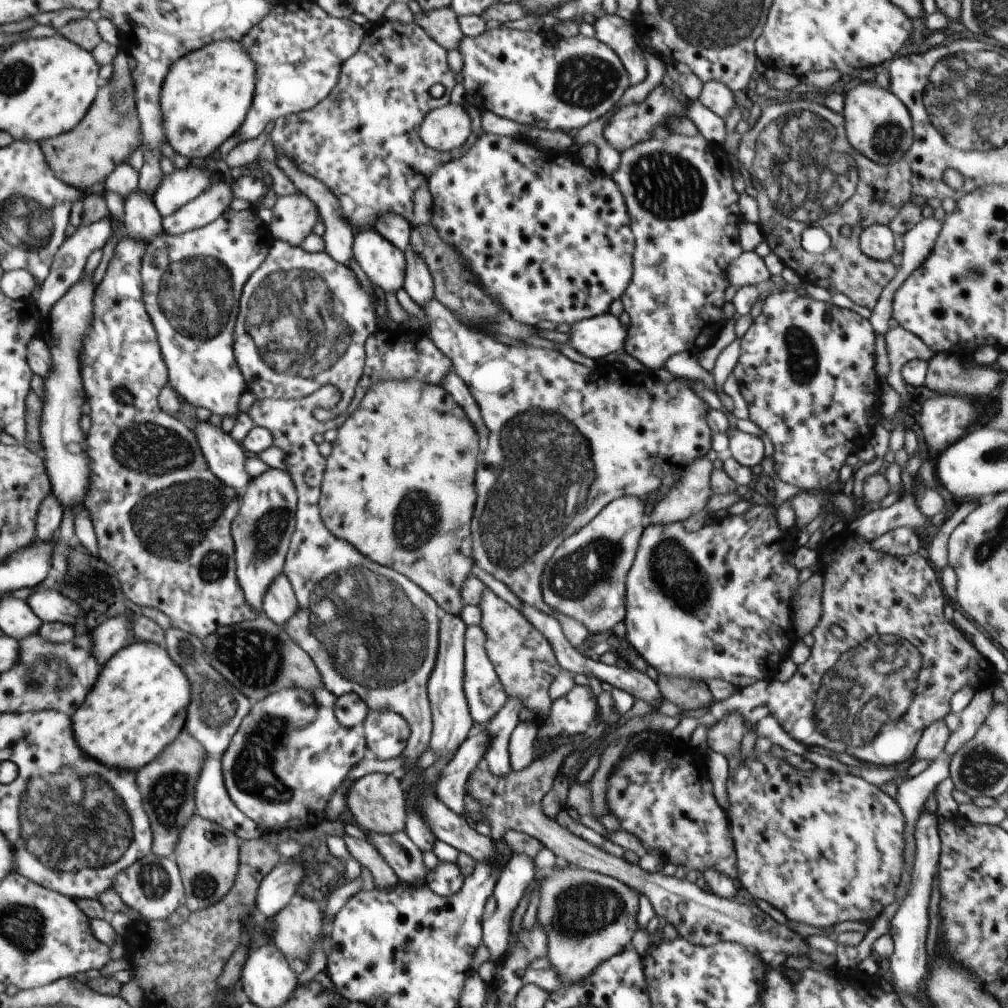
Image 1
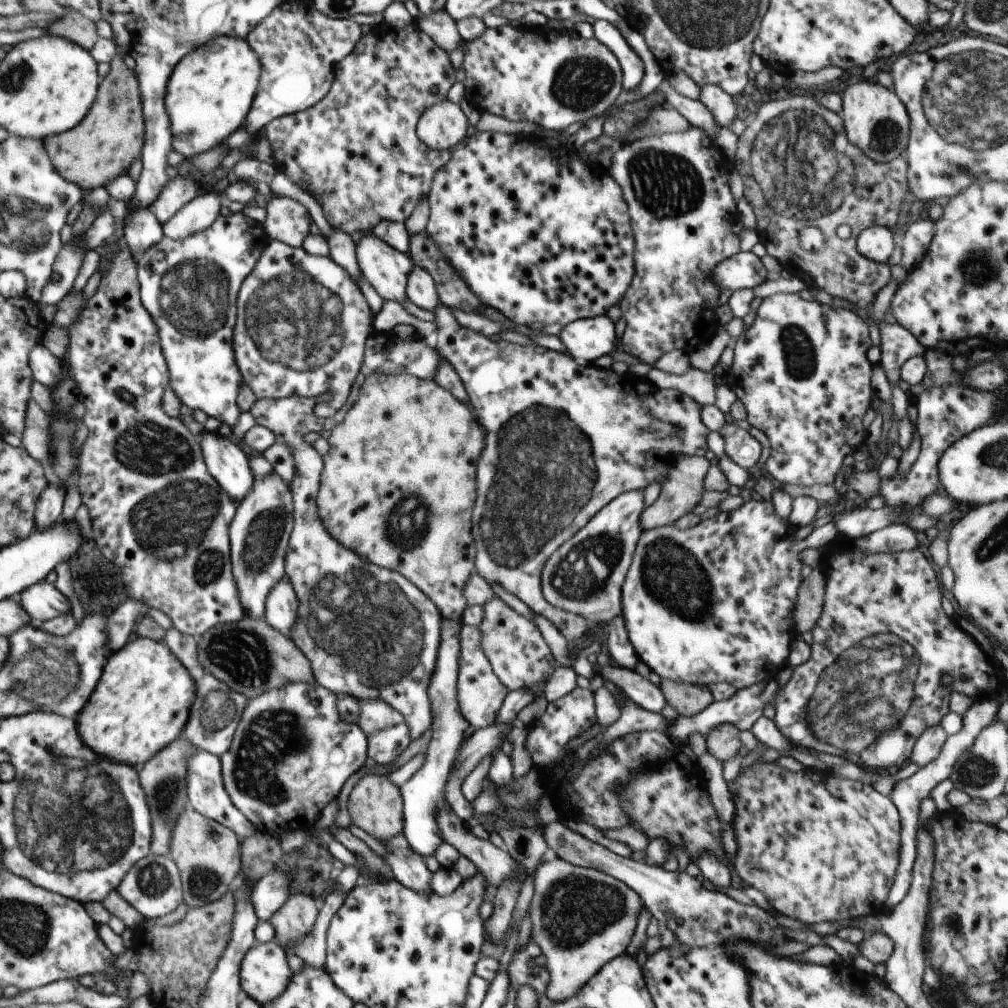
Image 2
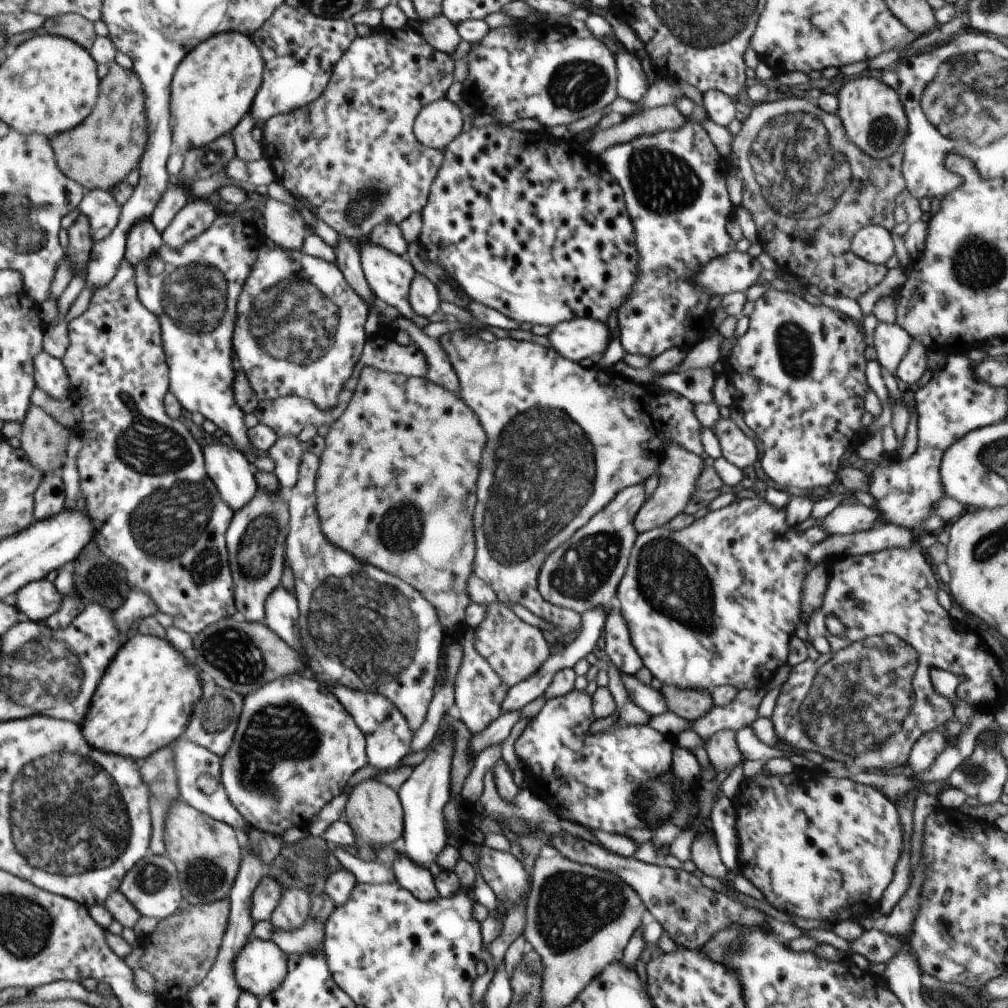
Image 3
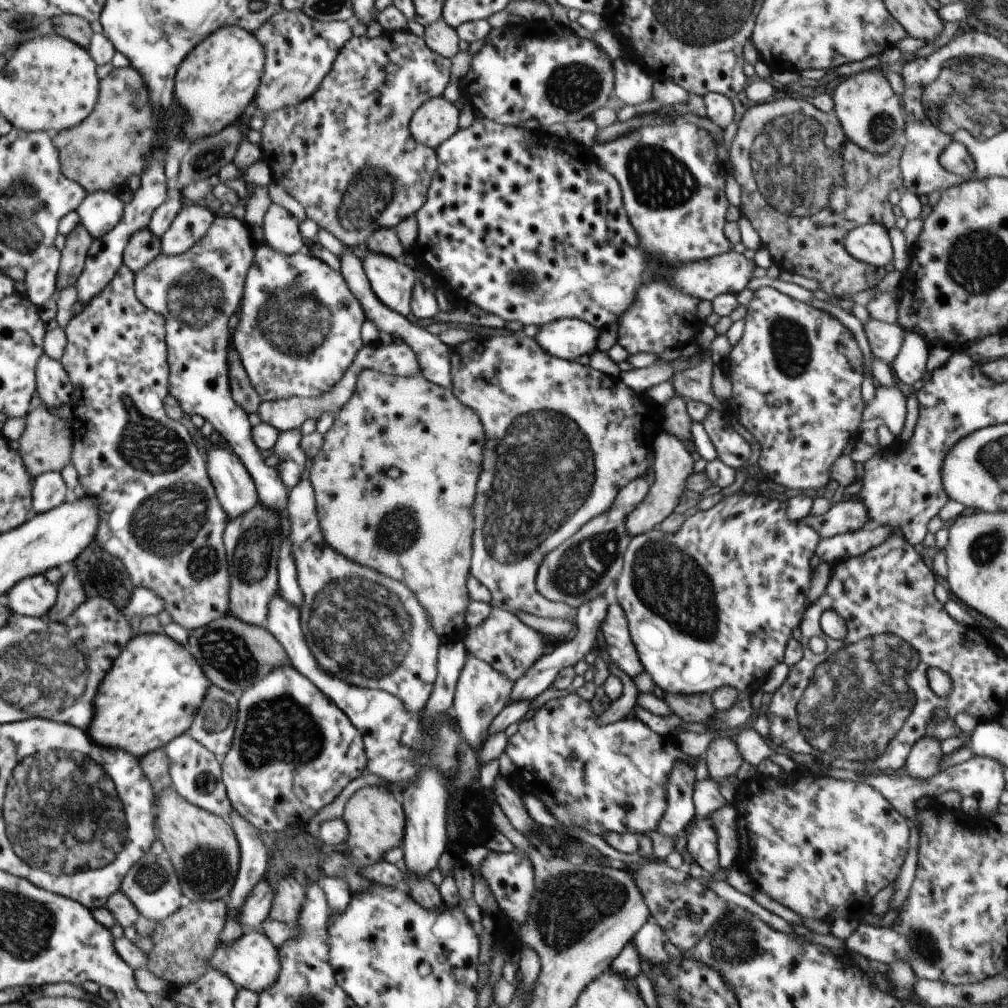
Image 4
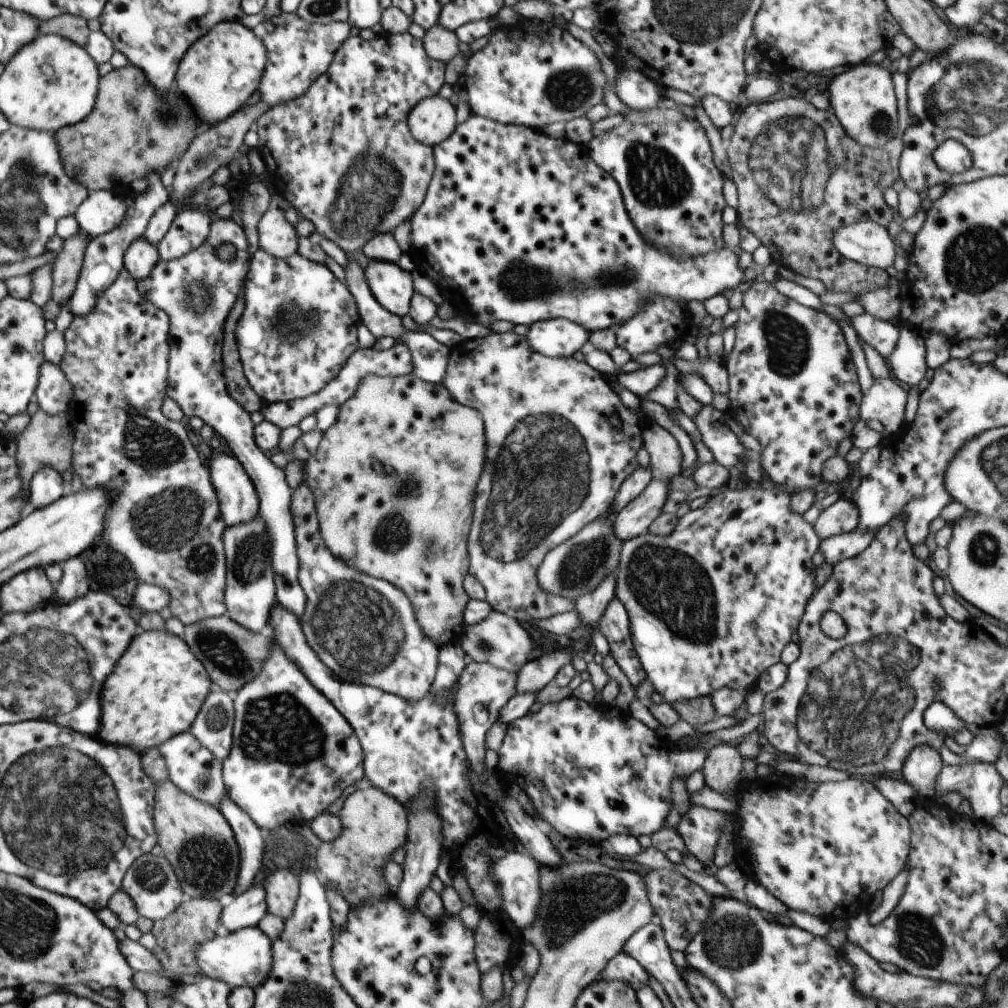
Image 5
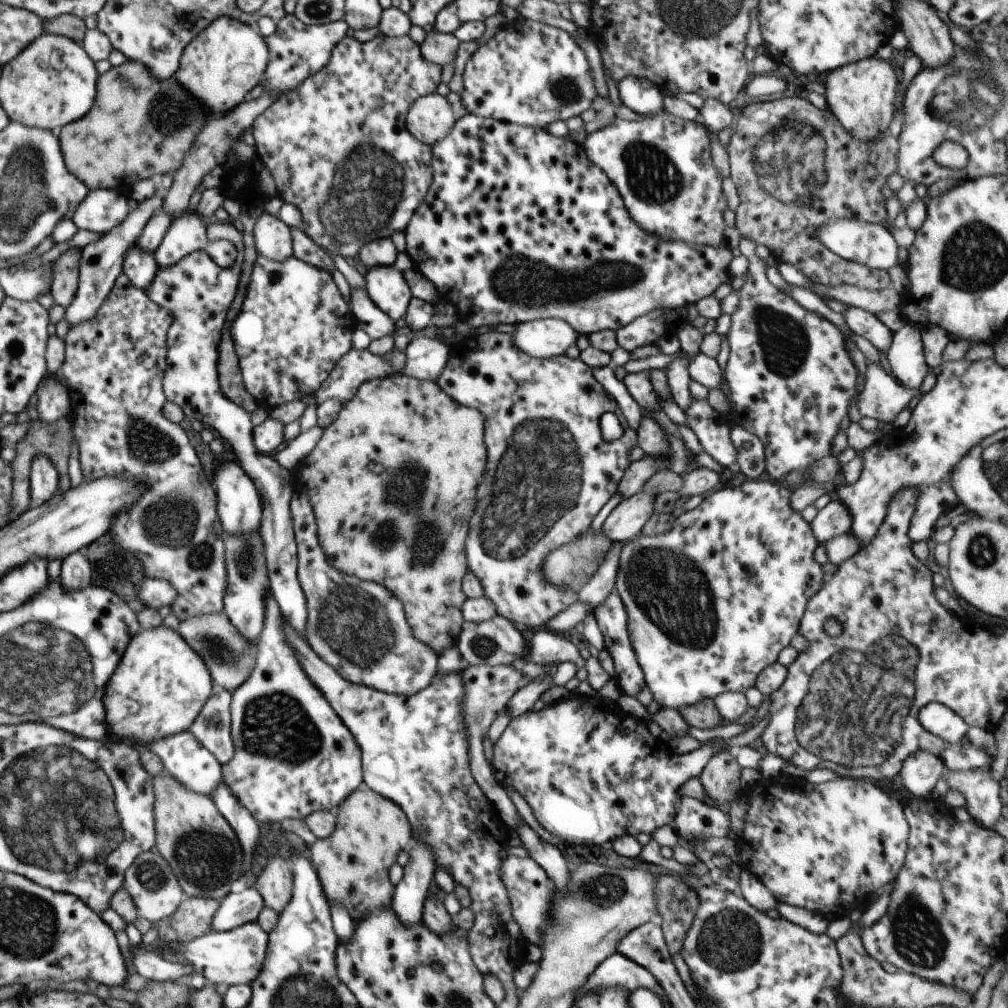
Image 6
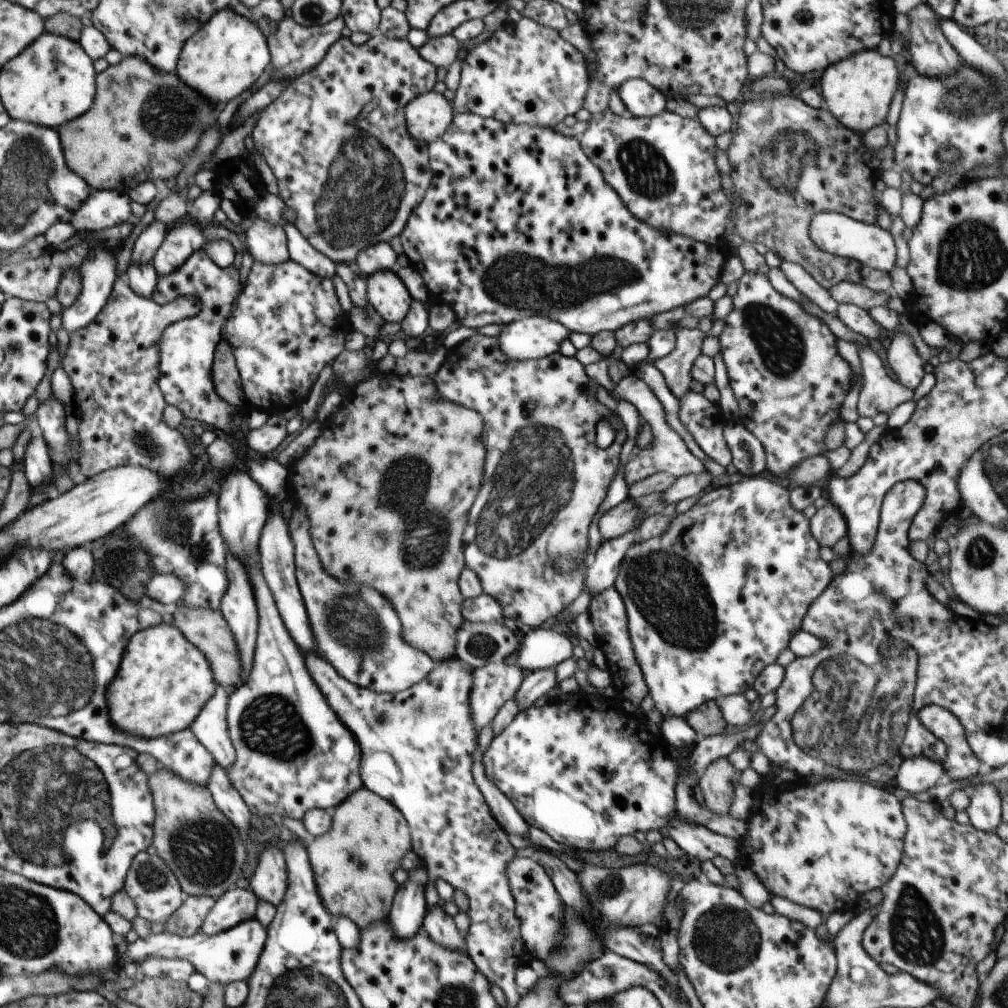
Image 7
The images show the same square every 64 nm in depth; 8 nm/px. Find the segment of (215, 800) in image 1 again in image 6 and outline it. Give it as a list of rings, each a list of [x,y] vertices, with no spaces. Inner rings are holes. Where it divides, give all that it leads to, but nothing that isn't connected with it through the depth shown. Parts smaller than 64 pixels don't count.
[[[189,730],[163,738],[149,745],[134,743],[134,746],[140,750],[150,749],[155,752],[166,766],[165,772],[196,793],[208,795],[211,798],[213,792],[223,782],[224,768],[220,761],[216,760],[211,751],[205,745],[201,745],[200,741]]]

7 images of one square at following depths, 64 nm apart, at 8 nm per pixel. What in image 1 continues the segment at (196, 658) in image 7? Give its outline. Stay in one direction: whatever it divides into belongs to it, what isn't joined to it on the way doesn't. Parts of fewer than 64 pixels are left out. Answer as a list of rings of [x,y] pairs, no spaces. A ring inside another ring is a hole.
[[[151,641],[126,645],[104,664],[104,676],[71,717],[76,741],[84,754],[108,768],[140,771],[186,728],[193,695],[190,678],[163,645]]]

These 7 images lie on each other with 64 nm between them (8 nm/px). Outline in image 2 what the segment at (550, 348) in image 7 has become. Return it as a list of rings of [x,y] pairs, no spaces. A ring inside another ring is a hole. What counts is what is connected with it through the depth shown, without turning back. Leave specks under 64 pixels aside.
[[[608,316],[579,319],[564,325],[558,339],[575,361],[593,363],[615,350],[615,323]]]

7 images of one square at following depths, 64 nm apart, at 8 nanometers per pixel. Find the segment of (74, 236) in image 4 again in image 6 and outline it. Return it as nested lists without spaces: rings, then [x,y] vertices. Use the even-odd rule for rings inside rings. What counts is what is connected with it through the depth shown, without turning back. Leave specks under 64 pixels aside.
[[[76,247],[70,248],[55,260],[54,282],[50,291],[55,304],[64,308],[71,304],[77,291],[81,250]]]

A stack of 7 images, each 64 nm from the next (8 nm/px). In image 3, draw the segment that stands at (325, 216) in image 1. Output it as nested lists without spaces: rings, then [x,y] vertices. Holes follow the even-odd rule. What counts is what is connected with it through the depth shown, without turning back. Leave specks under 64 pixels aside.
[[[339,238],[336,248],[333,248],[336,254],[337,268],[342,272],[345,280],[350,284],[350,288],[361,296],[366,302],[368,308],[372,308],[374,303],[374,294],[370,290],[370,286],[366,281],[364,272],[362,271],[359,251],[351,240],[347,238]]]

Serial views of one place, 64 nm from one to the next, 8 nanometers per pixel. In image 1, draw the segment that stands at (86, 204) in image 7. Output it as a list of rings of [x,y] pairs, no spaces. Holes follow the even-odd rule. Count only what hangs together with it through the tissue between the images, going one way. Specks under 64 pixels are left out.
[[[109,216],[94,224],[78,227],[78,230],[76,230],[76,232],[74,232],[74,234],[72,234],[57,251],[54,262],[52,262],[50,268],[50,274],[48,274],[48,278],[42,282],[40,292],[38,292],[38,296],[35,300],[40,315],[43,318],[48,318],[52,306],[55,306],[56,302],[64,297],[66,292],[81,279],[84,272],[84,266],[86,262],[88,262],[90,254],[96,250],[102,249],[106,242],[111,238],[113,232],[111,220],[112,218]]]

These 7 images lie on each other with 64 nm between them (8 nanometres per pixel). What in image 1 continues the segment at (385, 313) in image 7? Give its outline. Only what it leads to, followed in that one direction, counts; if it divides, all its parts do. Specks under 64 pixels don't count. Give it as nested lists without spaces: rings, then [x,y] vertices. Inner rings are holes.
[[[364,230],[356,234],[353,258],[370,282],[384,294],[389,292],[396,294],[404,286],[408,268],[405,255],[376,230]]]

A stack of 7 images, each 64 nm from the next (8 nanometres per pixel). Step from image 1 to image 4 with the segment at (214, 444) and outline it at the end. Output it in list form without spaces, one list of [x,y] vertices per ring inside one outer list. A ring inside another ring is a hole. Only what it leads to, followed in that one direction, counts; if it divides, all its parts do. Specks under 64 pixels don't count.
[[[213,447],[208,450],[208,473],[219,494],[220,505],[230,520],[247,515],[259,504],[258,486],[247,466],[232,450]]]

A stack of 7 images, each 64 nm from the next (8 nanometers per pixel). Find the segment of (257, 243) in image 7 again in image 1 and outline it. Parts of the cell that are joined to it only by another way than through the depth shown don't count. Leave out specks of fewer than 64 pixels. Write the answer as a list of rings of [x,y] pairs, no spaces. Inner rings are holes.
[[[299,192],[278,197],[271,210],[273,218],[268,228],[272,236],[294,247],[300,247],[321,222],[314,202]]]

